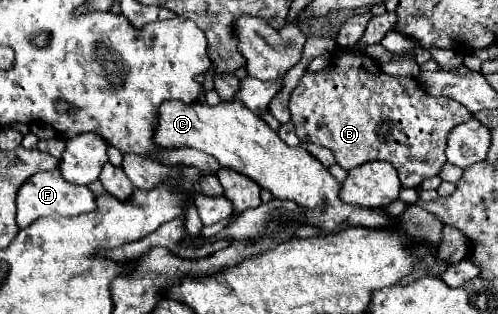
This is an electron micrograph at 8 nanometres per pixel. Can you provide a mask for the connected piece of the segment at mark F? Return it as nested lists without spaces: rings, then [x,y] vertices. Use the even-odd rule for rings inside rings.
[[[59,170],[33,174],[17,194],[17,224],[21,228],[27,228],[29,224],[33,224],[37,218],[43,218],[43,216],[79,216],[95,210],[97,206],[91,190],[87,186],[69,184],[65,178],[61,178]]]

